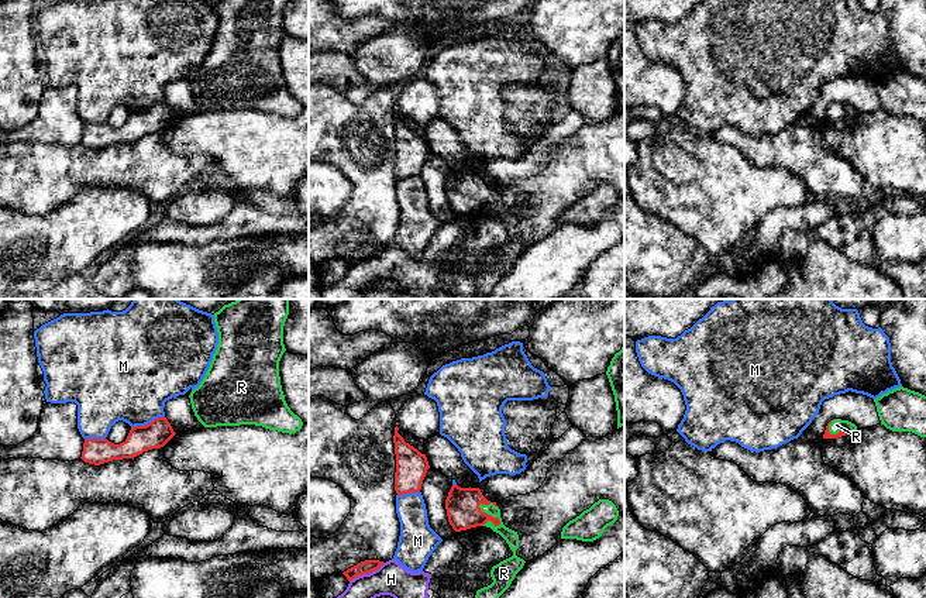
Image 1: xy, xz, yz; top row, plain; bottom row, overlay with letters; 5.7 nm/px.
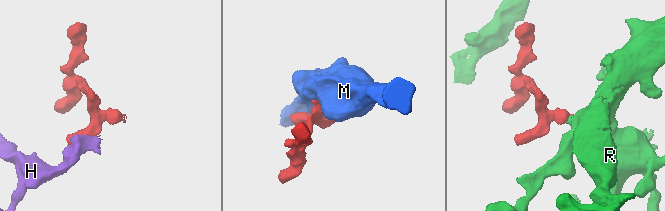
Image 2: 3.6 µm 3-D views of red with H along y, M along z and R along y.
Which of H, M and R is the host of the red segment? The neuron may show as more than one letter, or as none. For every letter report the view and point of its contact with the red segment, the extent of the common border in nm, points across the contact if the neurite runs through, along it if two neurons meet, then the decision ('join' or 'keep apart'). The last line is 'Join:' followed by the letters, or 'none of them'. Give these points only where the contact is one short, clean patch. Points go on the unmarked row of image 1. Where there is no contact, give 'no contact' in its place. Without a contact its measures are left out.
H: meets red in xz at (367, 257); contact 220 nm long; border along xz (384, 247), (368, 257), (355, 260), (350, 265); keep apart
M: meets red in xy at (148, 107); contact 200 nm long; keep apart
R: meets red in xz at (489, 199); contact 170 nm long; runs through xz (462, 192), (489, 199), (496, 202), (510, 220); join
Join: R

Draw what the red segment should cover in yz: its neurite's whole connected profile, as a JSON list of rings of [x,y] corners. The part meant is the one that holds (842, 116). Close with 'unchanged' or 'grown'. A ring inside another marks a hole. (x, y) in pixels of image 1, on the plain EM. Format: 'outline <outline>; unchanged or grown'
outline [[[834,103],[827,107],[823,123],[837,123],[856,114],[857,110],[854,107],[848,104]]]; grown

